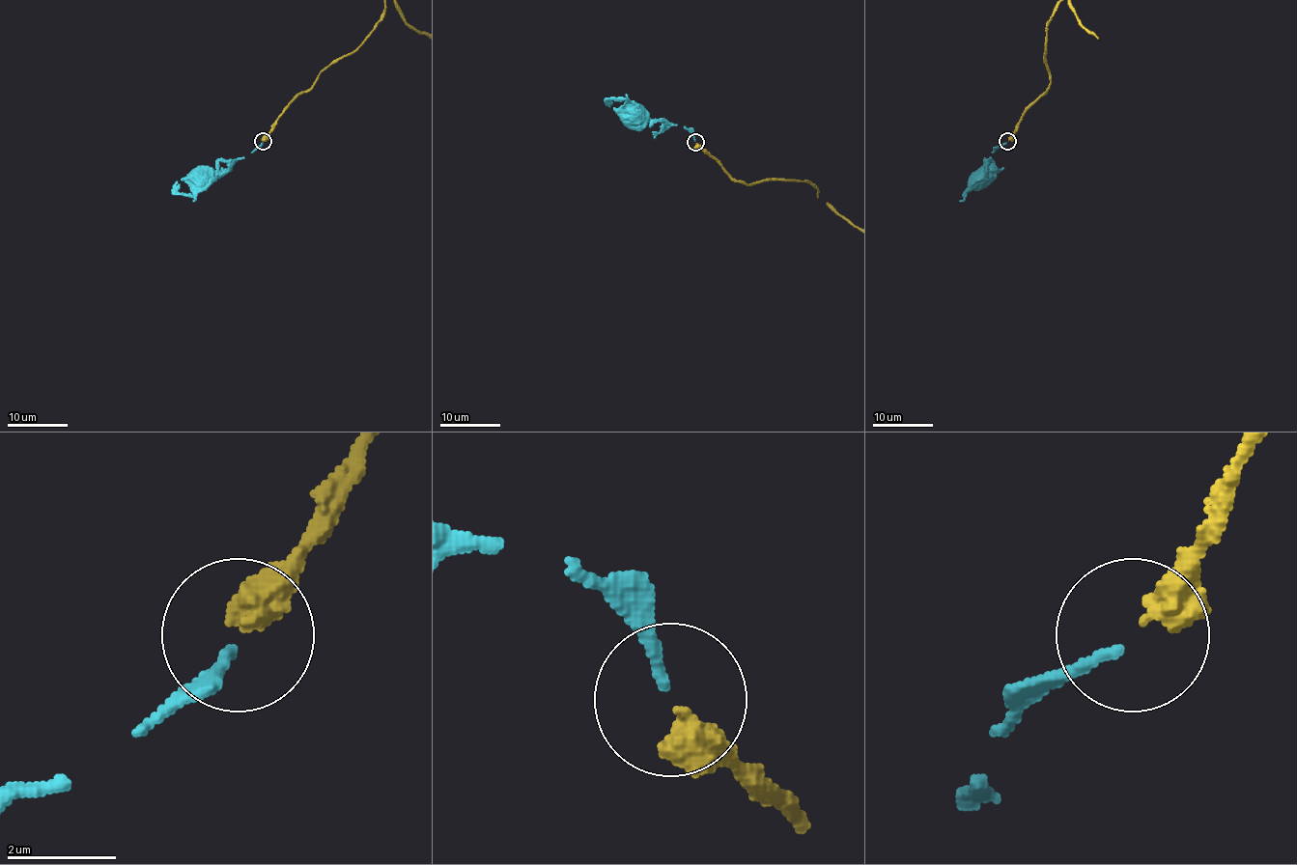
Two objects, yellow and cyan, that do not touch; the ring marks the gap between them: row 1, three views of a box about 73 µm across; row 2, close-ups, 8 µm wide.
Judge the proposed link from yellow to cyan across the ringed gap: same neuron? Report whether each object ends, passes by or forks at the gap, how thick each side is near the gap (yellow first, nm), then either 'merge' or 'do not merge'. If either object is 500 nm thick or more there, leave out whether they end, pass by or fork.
yellow ends; cyan ends; calibres 460 and 200 nm; merge

